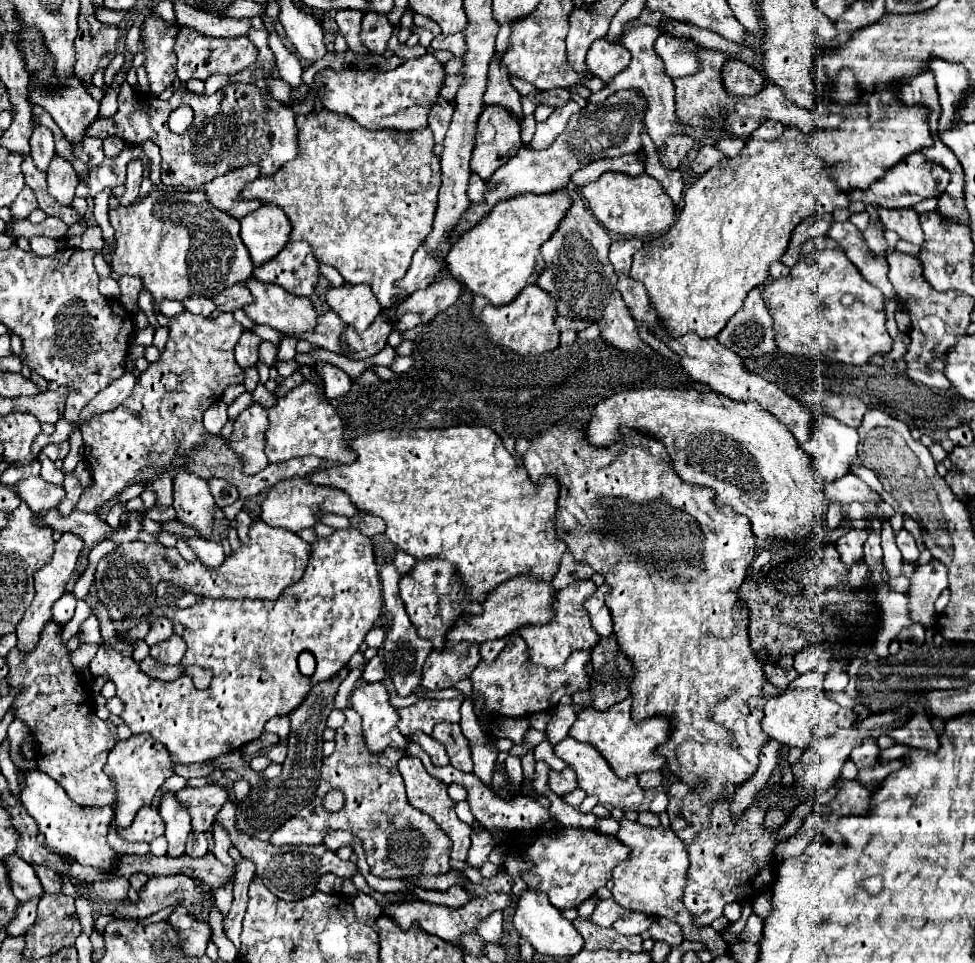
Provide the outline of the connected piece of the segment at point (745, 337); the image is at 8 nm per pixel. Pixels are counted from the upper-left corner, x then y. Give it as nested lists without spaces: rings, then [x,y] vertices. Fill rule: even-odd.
[[[763,286],[753,288],[737,314],[717,334],[719,342],[739,356],[751,358],[775,350],[773,318],[761,298]]]

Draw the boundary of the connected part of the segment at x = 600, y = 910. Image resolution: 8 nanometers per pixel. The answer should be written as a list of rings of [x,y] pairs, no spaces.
[[[613,898],[609,900],[597,900],[595,902],[595,912],[591,914],[591,922],[609,928],[615,920],[619,920],[627,910],[623,906],[619,906]]]

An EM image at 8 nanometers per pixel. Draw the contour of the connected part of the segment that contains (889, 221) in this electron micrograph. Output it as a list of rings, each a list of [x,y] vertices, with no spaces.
[[[877,208],[879,218],[887,230],[899,234],[899,238],[913,242],[917,246],[923,244],[923,232],[919,226],[919,214],[913,208]]]

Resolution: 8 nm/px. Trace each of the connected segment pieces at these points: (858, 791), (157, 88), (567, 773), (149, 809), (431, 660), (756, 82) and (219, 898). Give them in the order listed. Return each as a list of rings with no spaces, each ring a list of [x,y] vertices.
[[[837,780],[839,792],[837,800],[843,806],[845,814],[867,814],[867,802],[873,790],[865,788],[859,780]]]
[[[151,18],[145,22],[145,46],[147,46],[145,68],[150,94],[153,96],[158,97],[175,80],[175,38],[177,26],[167,26],[161,18]]]
[[[565,768],[561,772],[557,770],[549,770],[549,788],[557,794],[557,796],[565,796],[569,792],[573,792],[577,788],[577,778],[575,772],[571,768]]]
[[[143,806],[139,814],[135,816],[133,824],[125,830],[117,830],[121,838],[127,838],[129,842],[151,842],[153,838],[163,834],[163,820],[159,818],[159,810],[153,806]]]
[[[447,642],[443,650],[433,650],[423,664],[421,686],[429,690],[453,688],[455,682],[469,678],[479,664],[479,646],[473,642]]]
[[[741,60],[727,62],[723,68],[723,84],[727,92],[735,96],[753,96],[759,94],[763,88],[765,78],[751,66],[743,64]]]
[[[229,884],[229,886],[223,886],[223,888],[219,888],[219,890],[213,892],[213,894],[215,894],[215,904],[217,904],[219,912],[223,914],[223,918],[225,918],[225,916],[229,914],[229,910],[231,910],[231,902],[233,902],[231,890],[233,890],[233,886]]]

